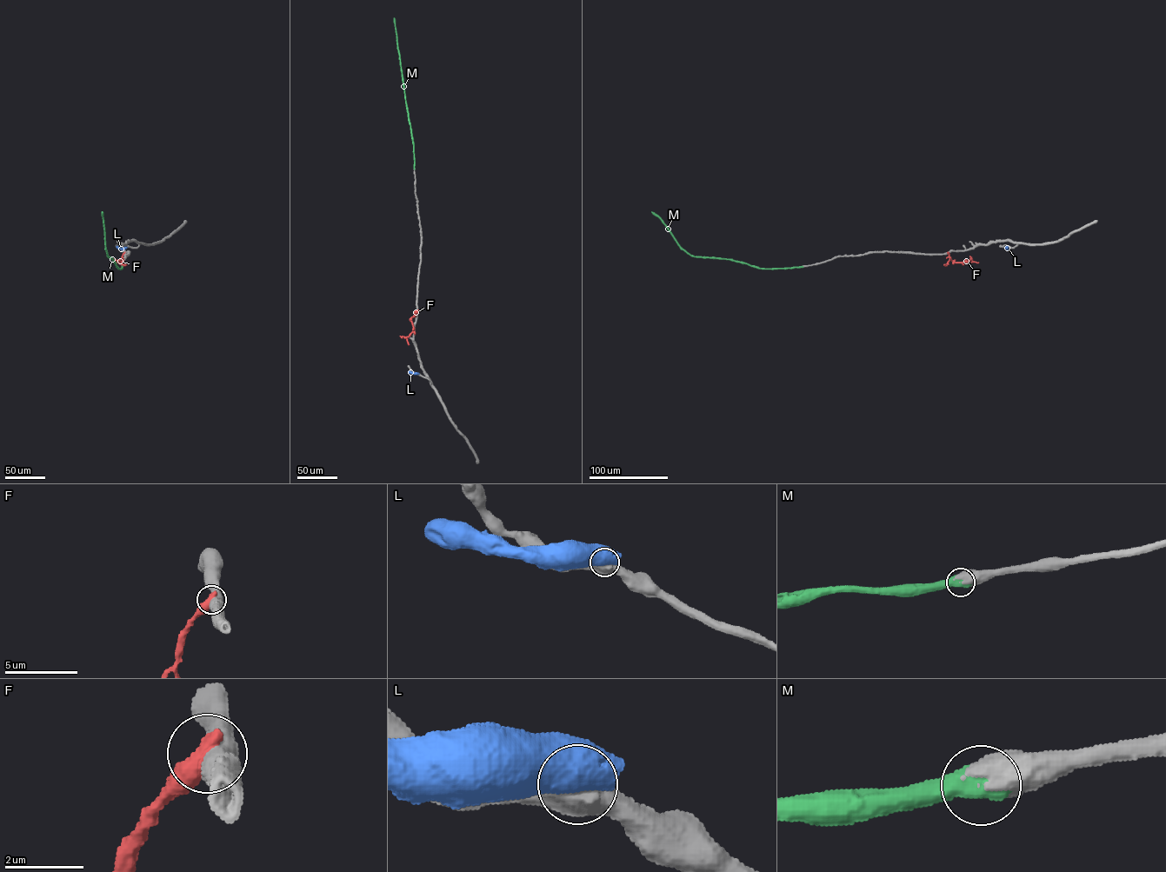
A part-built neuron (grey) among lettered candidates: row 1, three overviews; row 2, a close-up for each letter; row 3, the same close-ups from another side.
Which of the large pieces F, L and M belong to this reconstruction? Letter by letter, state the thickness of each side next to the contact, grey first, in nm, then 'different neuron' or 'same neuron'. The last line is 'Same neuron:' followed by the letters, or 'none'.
F: 600/700 nm | different neuron
L: 700/1000 nm | different neuron
M: 750/650 nm | same neuron
Same neuron: M

